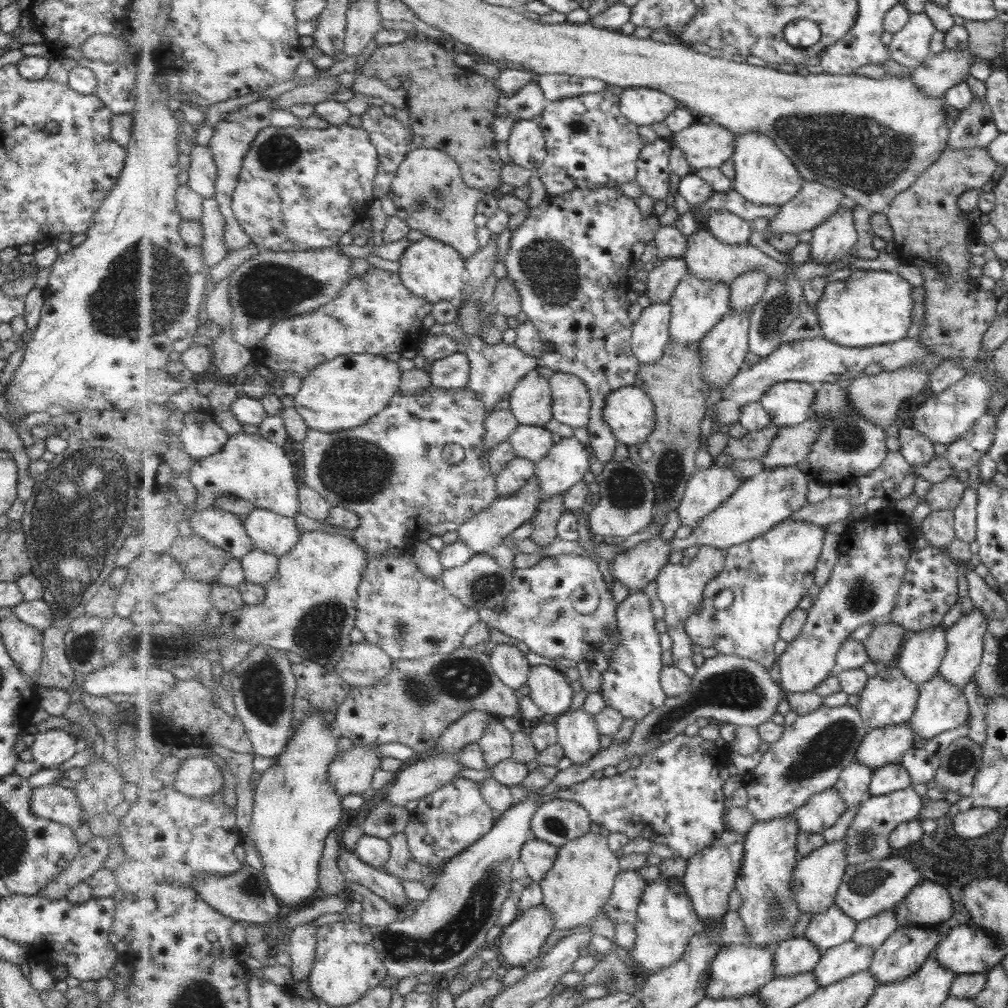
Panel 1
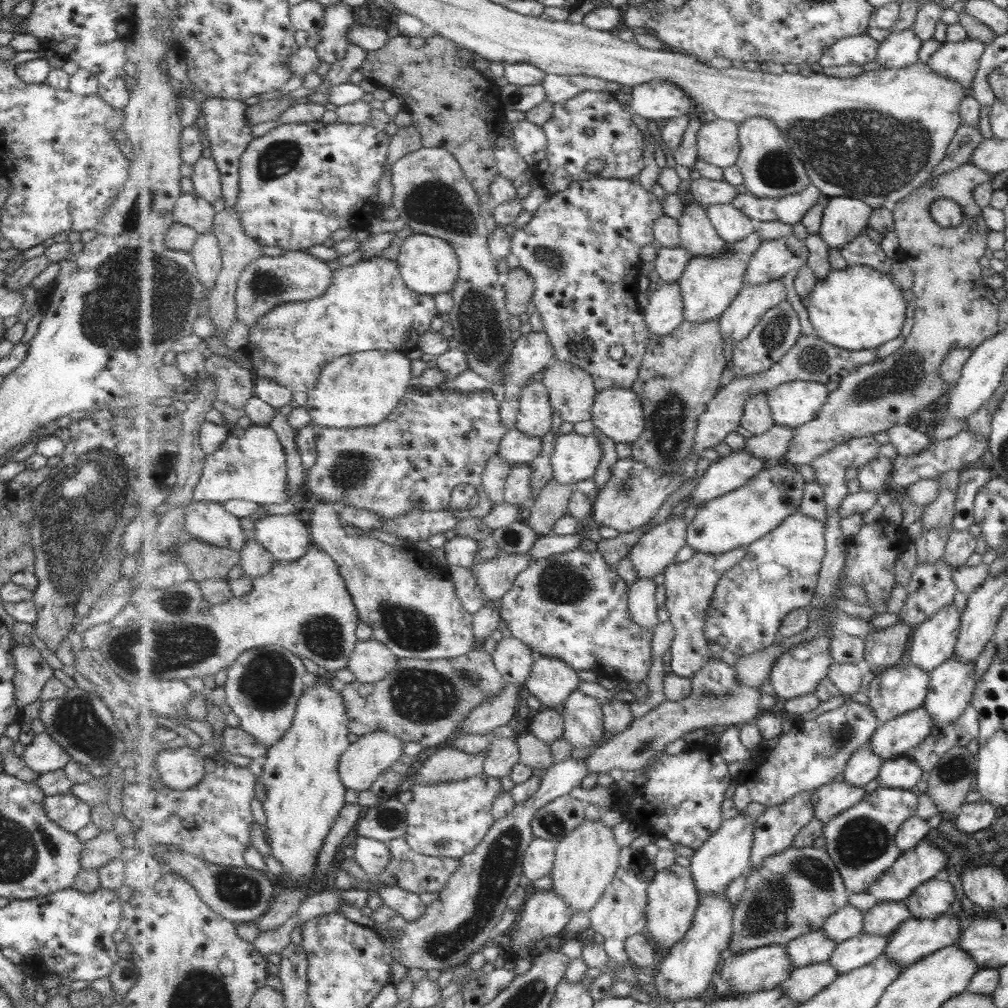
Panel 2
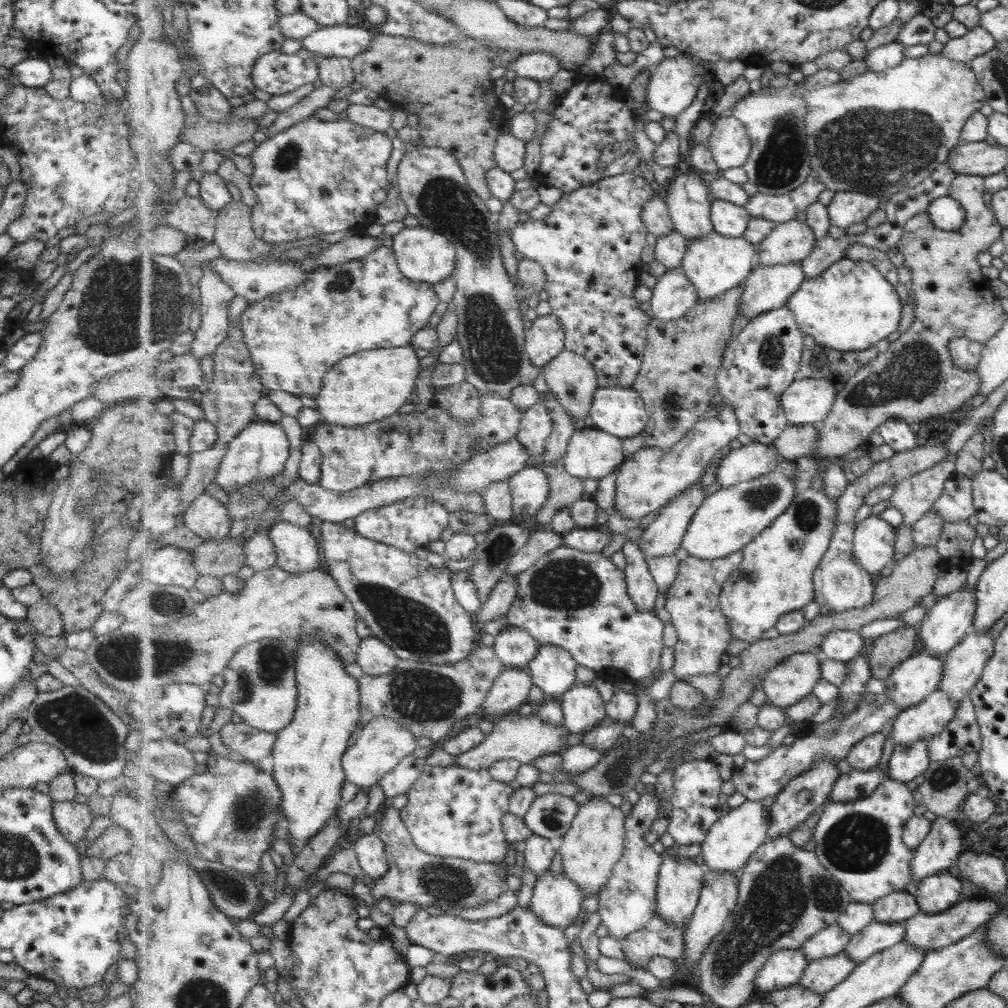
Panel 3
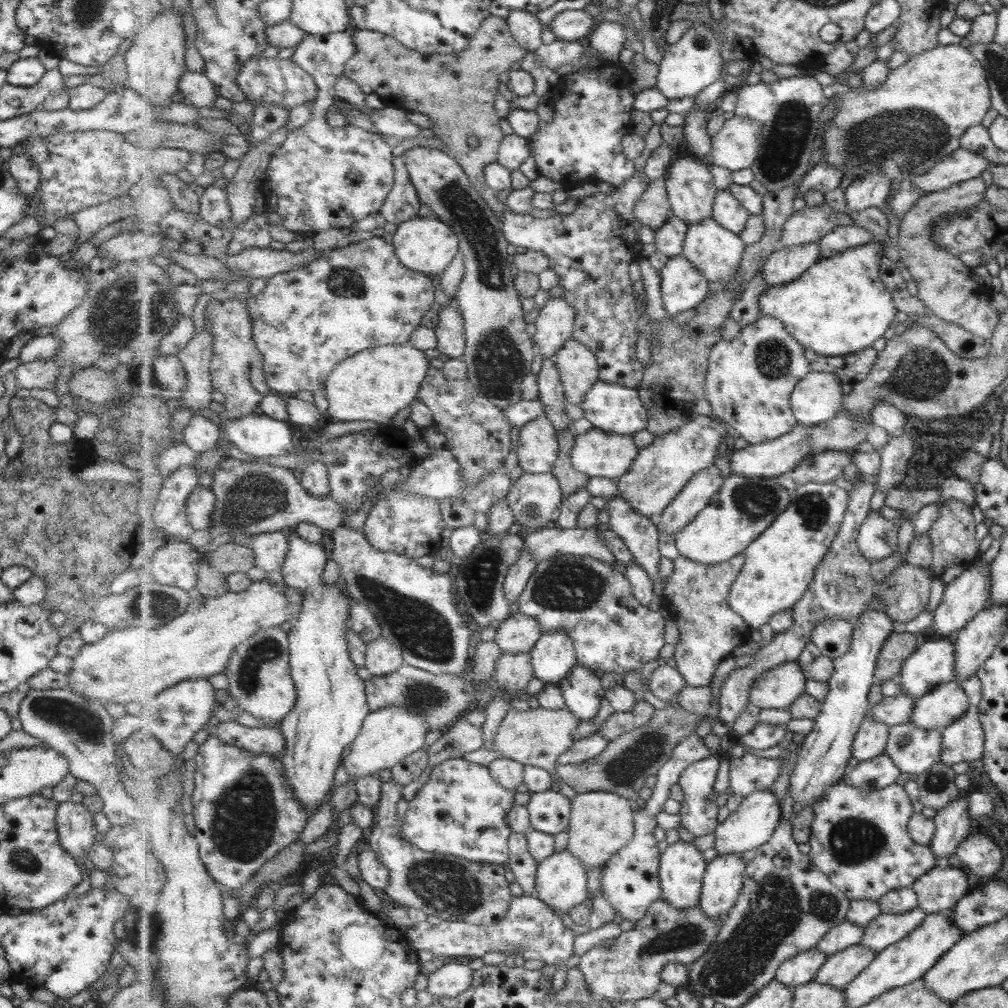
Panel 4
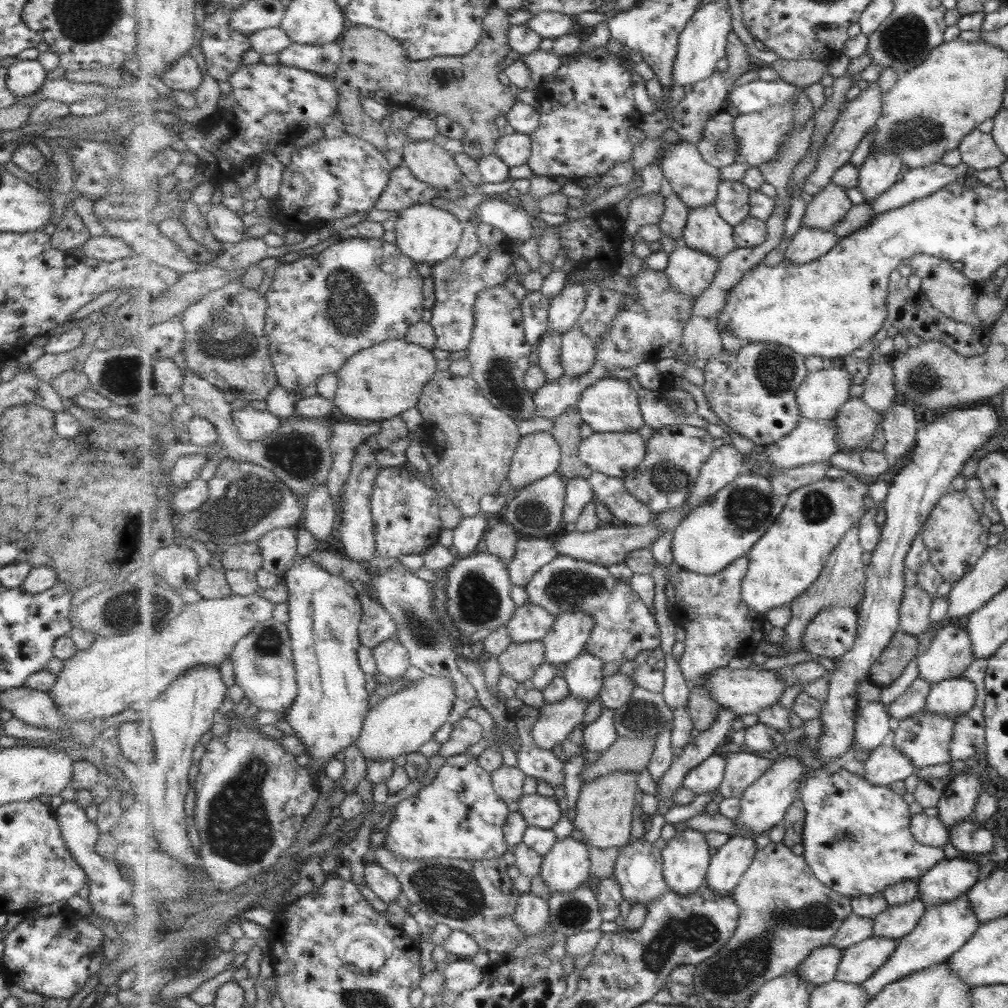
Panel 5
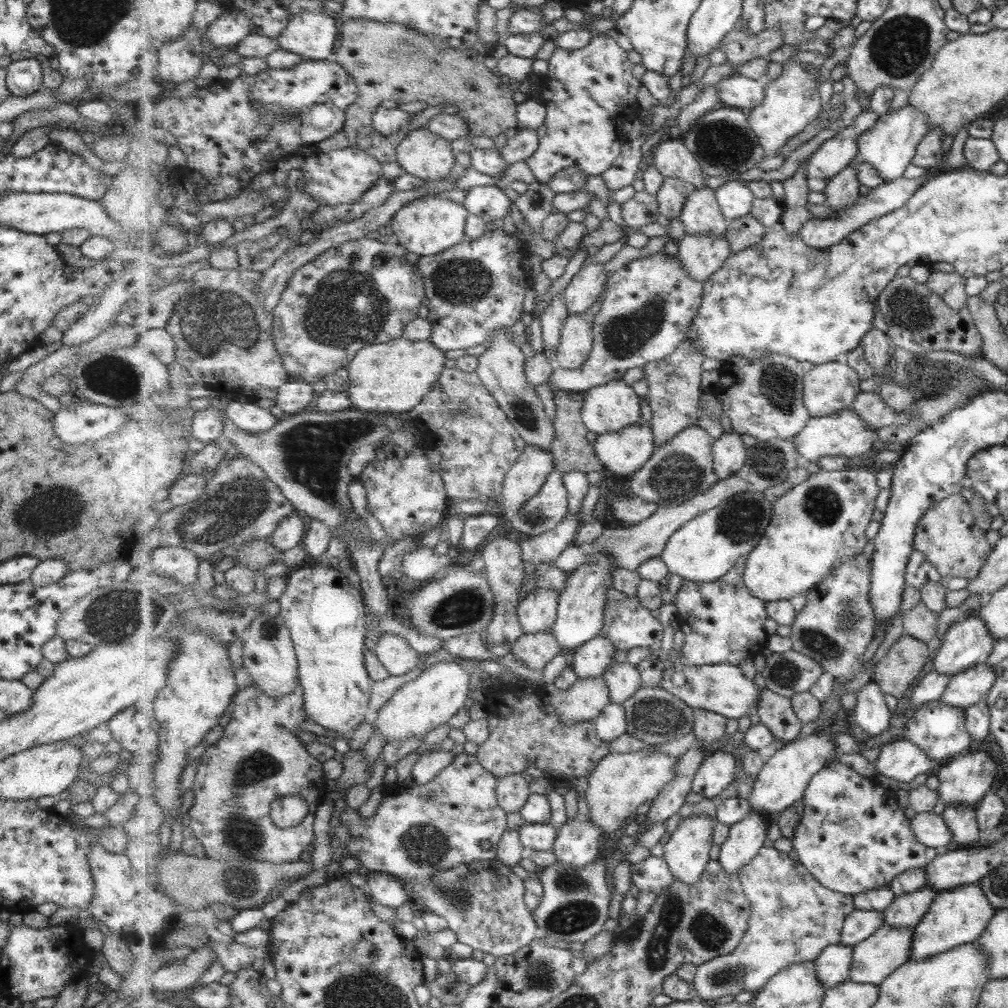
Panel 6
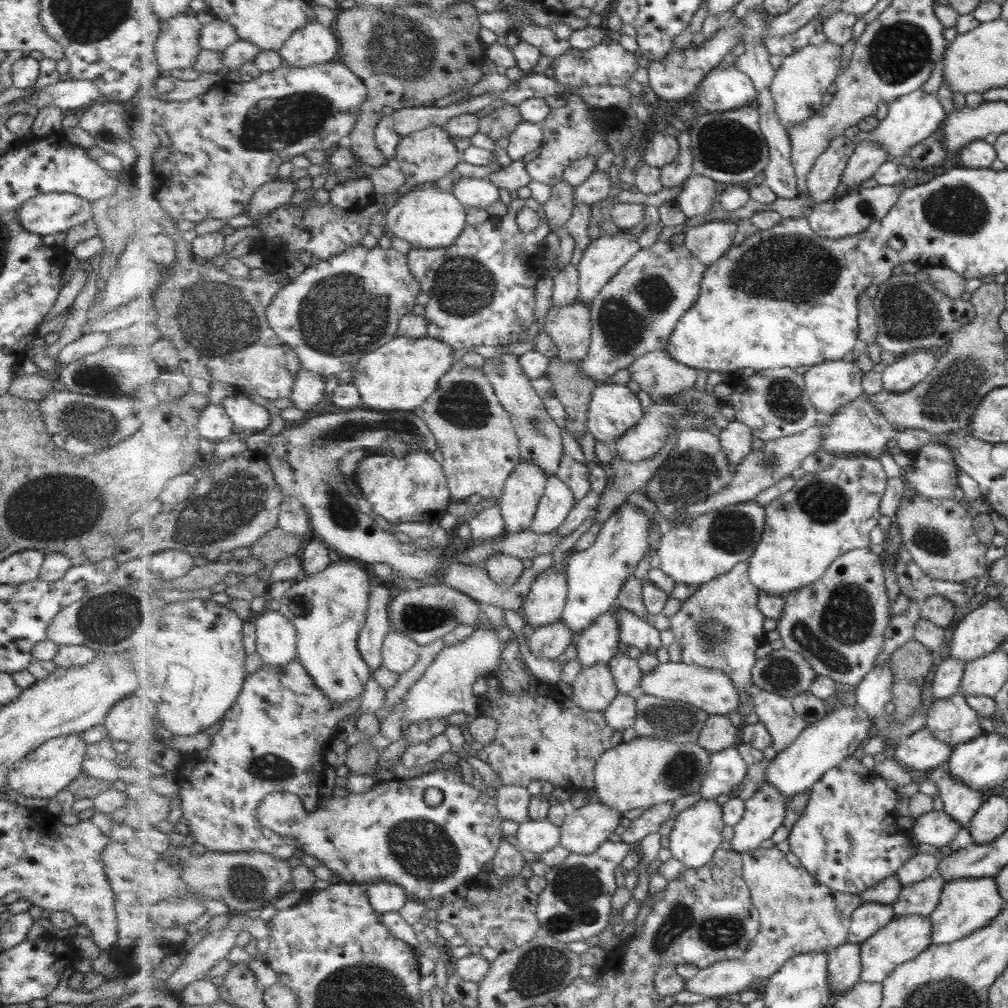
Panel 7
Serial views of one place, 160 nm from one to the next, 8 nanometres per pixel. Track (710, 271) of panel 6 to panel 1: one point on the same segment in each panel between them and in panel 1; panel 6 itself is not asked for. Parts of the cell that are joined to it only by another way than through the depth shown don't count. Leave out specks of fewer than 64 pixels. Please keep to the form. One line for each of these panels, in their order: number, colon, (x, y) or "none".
1: (651, 337)
2: (664, 313)
3: (674, 295)
4: (684, 286)
5: (691, 271)

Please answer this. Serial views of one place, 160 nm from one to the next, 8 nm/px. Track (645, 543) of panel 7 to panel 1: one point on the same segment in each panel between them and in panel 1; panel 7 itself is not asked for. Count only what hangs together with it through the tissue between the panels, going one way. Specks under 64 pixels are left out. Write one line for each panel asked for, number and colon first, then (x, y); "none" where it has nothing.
1: (550, 689)
2: (552, 681)
3: (554, 670)
4: (553, 658)
5: (567, 640)
6: (582, 605)

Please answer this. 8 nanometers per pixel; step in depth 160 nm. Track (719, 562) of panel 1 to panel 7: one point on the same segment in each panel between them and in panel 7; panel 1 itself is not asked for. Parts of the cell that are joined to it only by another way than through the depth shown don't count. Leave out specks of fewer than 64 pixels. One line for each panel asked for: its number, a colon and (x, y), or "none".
2: (690, 586)
3: (693, 601)
4: (698, 595)
5: (720, 625)
6: (723, 621)
7: (720, 625)

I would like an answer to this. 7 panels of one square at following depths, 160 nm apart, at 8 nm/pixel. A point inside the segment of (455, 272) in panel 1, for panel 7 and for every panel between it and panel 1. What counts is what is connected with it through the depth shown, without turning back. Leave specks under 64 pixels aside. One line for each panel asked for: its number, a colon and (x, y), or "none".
2: (430, 265)
3: (424, 255)
4: (426, 244)
5: (427, 234)
6: (429, 225)
7: (428, 217)

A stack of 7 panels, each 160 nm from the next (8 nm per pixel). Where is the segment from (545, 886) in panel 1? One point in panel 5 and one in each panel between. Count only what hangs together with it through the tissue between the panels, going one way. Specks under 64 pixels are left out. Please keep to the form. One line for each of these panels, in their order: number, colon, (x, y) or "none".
2: (586, 862)
3: (596, 841)
4: (602, 823)
5: (603, 814)

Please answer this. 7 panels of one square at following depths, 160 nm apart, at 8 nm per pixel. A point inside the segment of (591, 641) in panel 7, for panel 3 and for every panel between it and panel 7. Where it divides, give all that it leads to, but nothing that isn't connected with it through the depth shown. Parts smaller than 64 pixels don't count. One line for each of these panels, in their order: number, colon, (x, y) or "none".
3: (584, 709)
4: (583, 691)
5: (585, 674)
6: (593, 659)

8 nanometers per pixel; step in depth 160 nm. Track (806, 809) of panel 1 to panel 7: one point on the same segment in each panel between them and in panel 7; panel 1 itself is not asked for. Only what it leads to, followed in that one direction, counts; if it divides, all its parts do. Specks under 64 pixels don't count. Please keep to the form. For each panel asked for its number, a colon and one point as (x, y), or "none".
2: (837, 797)
3: (853, 784)
4: (869, 775)
5: (886, 764)
6: (902, 760)
7: (920, 751)

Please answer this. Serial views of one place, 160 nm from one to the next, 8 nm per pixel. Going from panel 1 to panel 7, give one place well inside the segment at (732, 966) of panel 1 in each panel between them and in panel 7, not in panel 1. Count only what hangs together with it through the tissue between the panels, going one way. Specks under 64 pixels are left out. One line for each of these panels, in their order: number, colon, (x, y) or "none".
2: (764, 968)
3: (785, 968)
4: (802, 969)
5: (821, 967)
6: (834, 965)
7: (845, 962)

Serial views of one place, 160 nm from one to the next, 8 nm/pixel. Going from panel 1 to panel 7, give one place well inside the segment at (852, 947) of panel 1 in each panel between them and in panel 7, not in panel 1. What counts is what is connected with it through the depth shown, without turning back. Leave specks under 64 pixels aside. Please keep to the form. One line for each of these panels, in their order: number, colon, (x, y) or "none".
2: (857, 952)
3: (879, 936)
4: (886, 929)
5: (899, 920)
6: (907, 910)
7: (921, 898)

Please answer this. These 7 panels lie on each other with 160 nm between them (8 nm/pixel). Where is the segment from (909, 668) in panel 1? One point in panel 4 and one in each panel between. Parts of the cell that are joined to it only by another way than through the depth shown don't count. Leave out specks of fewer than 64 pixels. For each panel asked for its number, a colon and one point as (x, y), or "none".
2: (934, 639)
3: (950, 618)
4: (964, 597)

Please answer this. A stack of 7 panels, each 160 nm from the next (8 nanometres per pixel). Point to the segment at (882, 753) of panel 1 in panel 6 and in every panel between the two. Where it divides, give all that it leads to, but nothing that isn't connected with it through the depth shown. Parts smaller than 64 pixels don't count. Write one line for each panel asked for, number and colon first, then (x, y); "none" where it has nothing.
2: (899, 737)
3: (919, 722)
4: (944, 703)
5: (952, 697)
6: (968, 687)

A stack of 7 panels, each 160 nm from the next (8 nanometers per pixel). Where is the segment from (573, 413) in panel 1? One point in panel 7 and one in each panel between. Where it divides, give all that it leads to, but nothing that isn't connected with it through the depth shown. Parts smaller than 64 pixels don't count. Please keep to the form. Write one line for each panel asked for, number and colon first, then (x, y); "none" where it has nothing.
2: (572, 391)
3: (573, 379)
4: (578, 367)
5: (578, 353)
6: (577, 337)
7: (570, 327)

